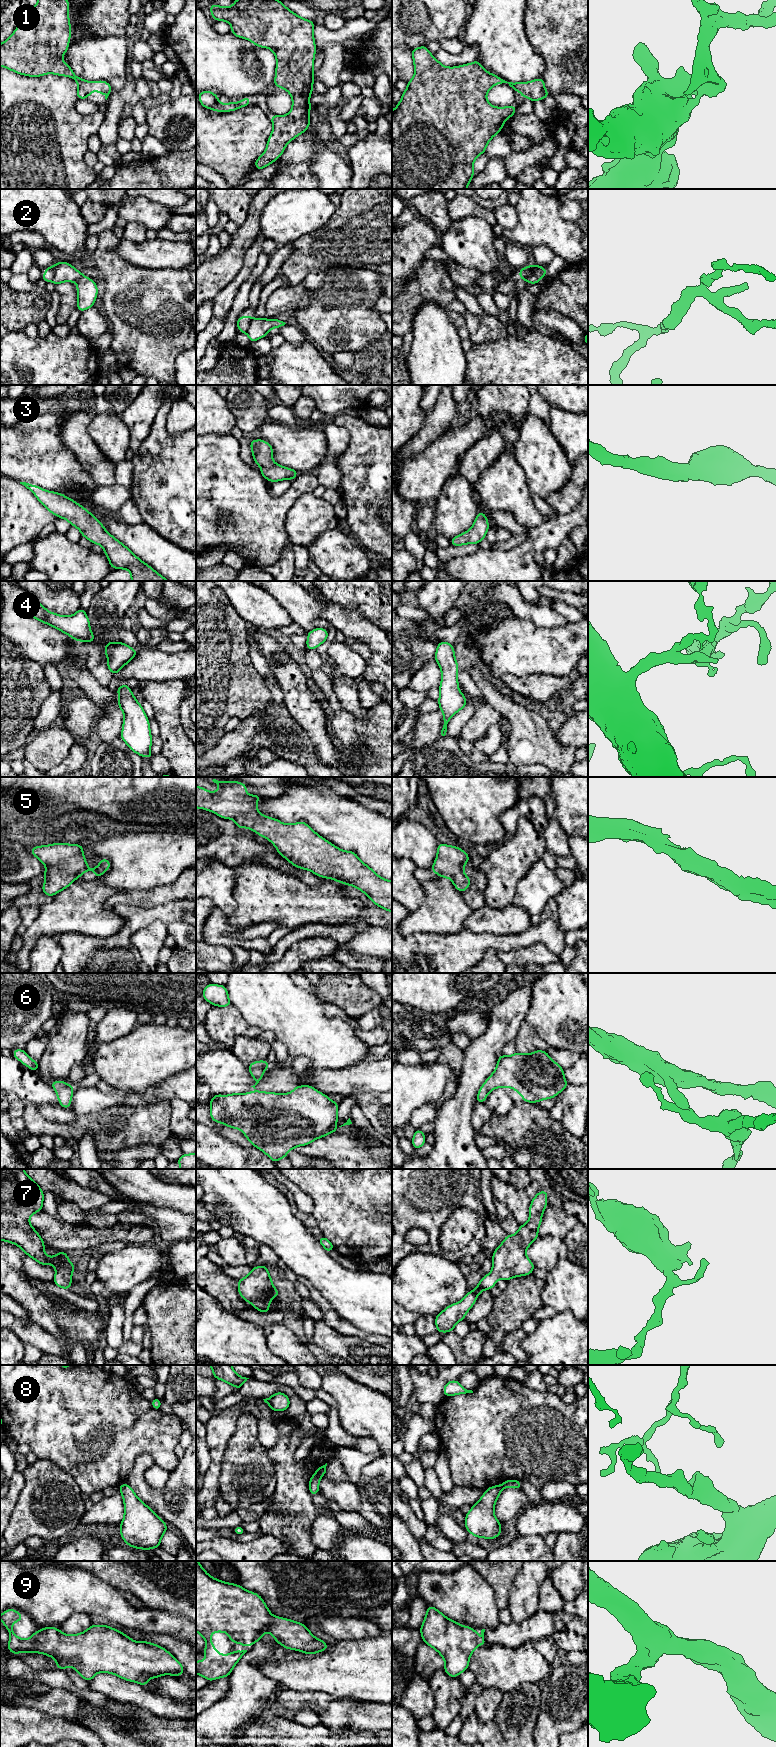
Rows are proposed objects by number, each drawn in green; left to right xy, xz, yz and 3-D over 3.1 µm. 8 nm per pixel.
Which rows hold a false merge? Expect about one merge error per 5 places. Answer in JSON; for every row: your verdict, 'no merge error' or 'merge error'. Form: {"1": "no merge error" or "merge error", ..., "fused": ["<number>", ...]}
{"1": "no merge error", "2": "merge error", "3": "no merge error", "4": "no merge error", "5": "no merge error", "6": "no merge error", "7": "no merge error", "8": "merge error", "9": "no merge error", "fused": ["2", "8"]}

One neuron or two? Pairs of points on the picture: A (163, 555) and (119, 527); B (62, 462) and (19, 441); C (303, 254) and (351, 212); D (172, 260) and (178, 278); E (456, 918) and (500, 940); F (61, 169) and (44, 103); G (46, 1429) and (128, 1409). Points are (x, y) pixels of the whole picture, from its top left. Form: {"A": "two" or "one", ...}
{"A": "one", "B": "one", "C": "one", "D": "two", "E": "two", "F": "one", "G": "one"}

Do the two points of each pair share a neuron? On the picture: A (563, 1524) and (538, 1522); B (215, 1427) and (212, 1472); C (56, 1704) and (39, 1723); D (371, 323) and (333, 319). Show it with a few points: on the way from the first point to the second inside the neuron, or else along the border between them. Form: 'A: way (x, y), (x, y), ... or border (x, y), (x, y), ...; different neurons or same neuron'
A: way (557, 1522), (544, 1522); same neuron
B: way (217, 1438), (216, 1461); same neuron
C: border (25, 1707), (33, 1707), (53, 1715), (71, 1718); different neurons
D: way (362, 323), (342, 321); same neuron

